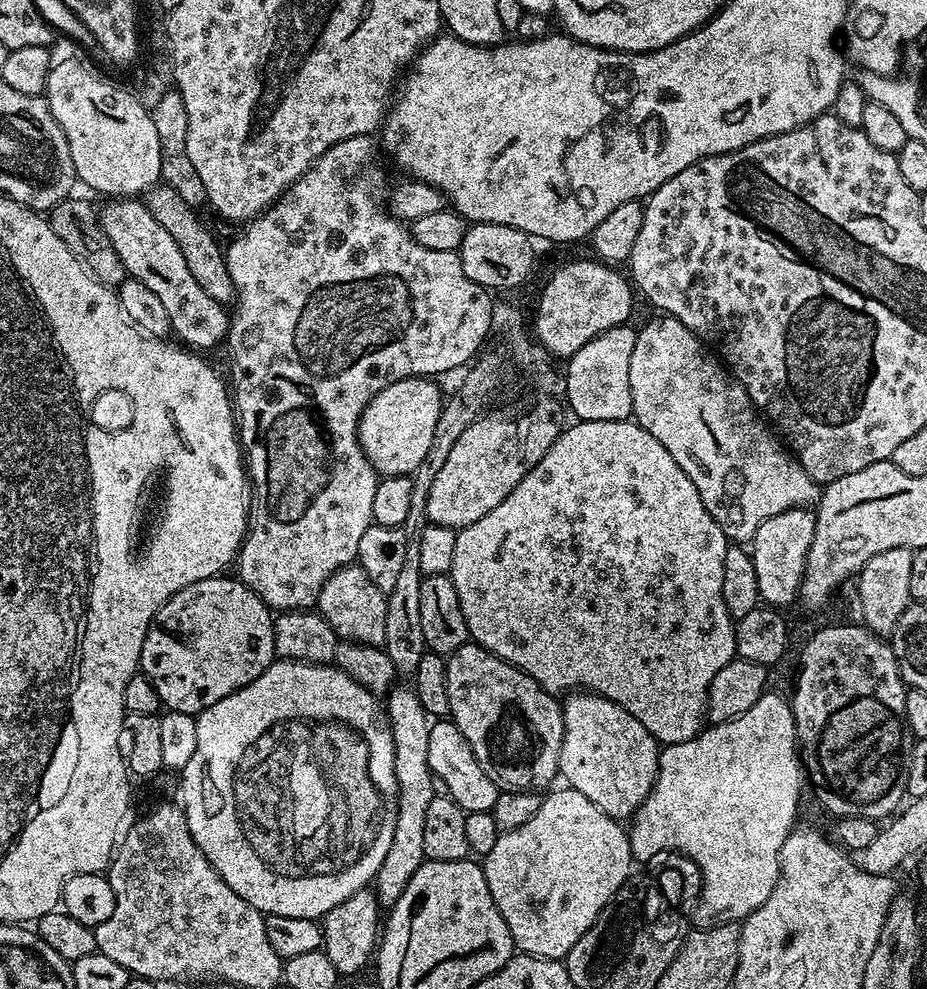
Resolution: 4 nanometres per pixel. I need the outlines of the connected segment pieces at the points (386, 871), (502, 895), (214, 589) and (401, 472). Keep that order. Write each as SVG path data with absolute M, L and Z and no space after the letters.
M397 683L389 688L386 697L388 725L392 727L394 738L394 772L398 782L398 814L394 818L394 838L390 838L390 850L386 859L378 866L374 881L374 895L379 907L391 910L402 898L406 882L414 878L414 870L425 862L422 845L426 843L426 809L438 794L438 784L434 779L428 759L430 758L430 717L418 702L415 687Z
M560 786L557 792L551 792L547 793L549 796L545 795L541 799L538 814L534 814L534 818L530 818L530 822L518 826L518 830L499 833L493 849L483 857L482 867L486 886L490 886L490 898L494 898L494 906L498 910L498 914L502 914L502 918L506 918L506 926L510 926L513 945L526 956L541 956L547 960L563 961L568 951L574 946L574 942L578 942L578 938L582 938L582 934L586 934L586 930L590 930L590 926L596 921L598 914L602 914L602 910L612 901L614 894L623 884L628 883L633 875L634 861L628 833L621 821L615 820L613 816L608 816L602 810L598 810L598 806L594 806L594 802L590 802L590 798L586 798L586 794L578 794L578 790Z
M228 574L211 576L202 582L194 582L190 586L186 586L182 590L178 590L178 594L174 594L168 601L156 609L155 616L151 617L148 625L148 633L142 642L142 654L140 655L139 671L148 677L148 681L154 686L154 690L158 690L158 698L161 705L167 711L181 712L182 714L197 714L206 711L210 706L214 706L214 702L222 702L222 698L226 698L230 694L234 694L242 686L246 686L250 682L254 682L254 678L258 678L261 674L277 659L276 647L274 646L274 626L272 621L273 613L268 605L262 602L262 598L258 598L258 594L254 594L254 590L250 590L239 578L228 577Z
M411 376L402 378L386 390L378 390L374 398L366 406L366 410L360 415L358 436L366 458L370 466L381 477L385 476L411 476L418 470L422 458L430 450L430 442L434 442L434 426L438 422L440 412L444 409L445 397L440 397L440 388L435 379L426 376Z

